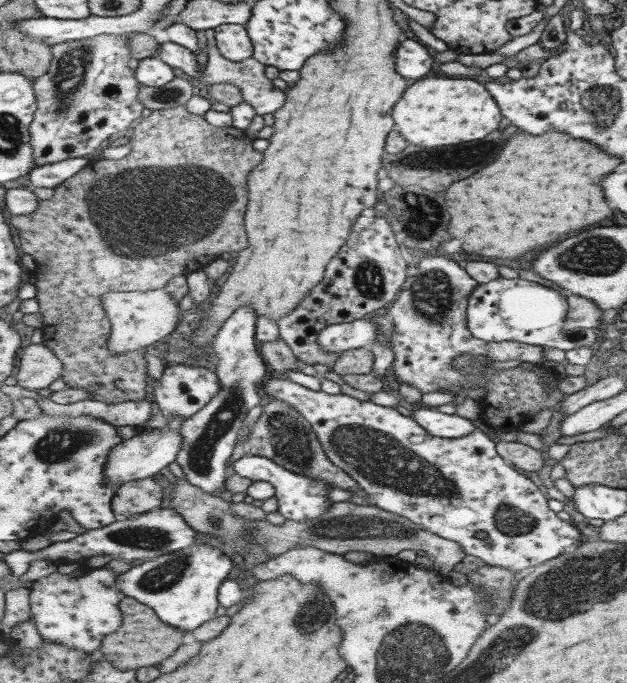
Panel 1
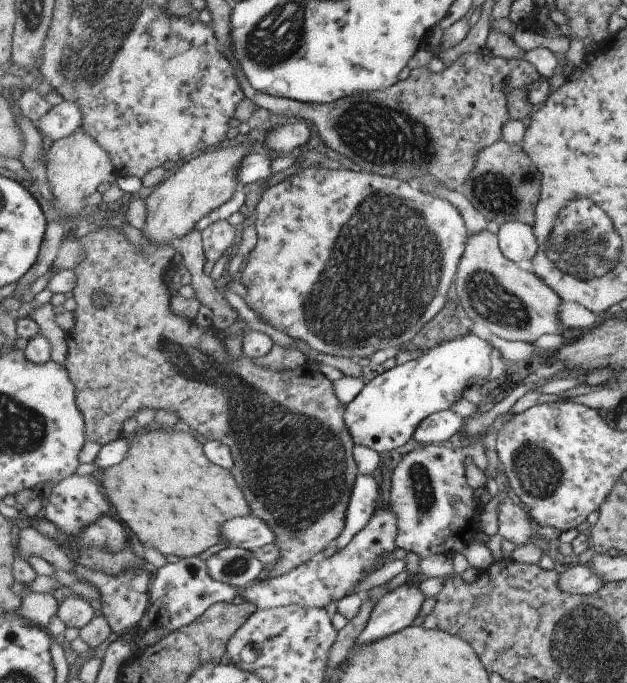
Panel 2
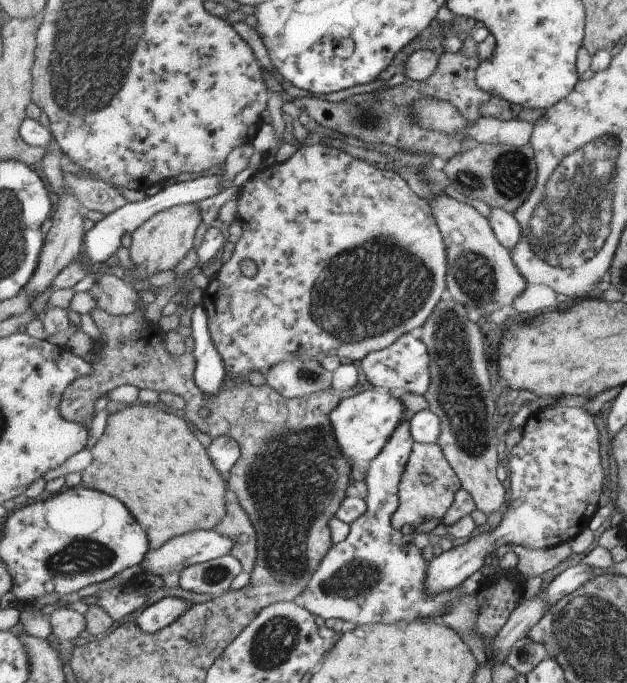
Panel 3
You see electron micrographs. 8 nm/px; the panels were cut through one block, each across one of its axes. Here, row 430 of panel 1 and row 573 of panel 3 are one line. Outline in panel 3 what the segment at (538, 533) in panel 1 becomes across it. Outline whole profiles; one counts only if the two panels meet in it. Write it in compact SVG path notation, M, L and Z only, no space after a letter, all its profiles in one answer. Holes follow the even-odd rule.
M409 411L406 419L398 424L390 442L386 444L380 455L365 467L364 476L368 486L368 495L366 498L367 510L361 519L357 519L350 524L349 536L338 543L335 543L320 564L318 571L312 576L307 590L301 594L304 600L304 606L309 612L326 618L340 618L351 626L377 624L377 623L398 623L407 621L412 623L420 621L423 618L443 618L450 610L450 605L455 605L458 599L463 599L464 595L477 598L477 593L486 583L486 576L477 571L465 584L452 588L452 591L430 595L426 591L426 580L428 577L428 568L430 562L423 558L423 552L417 548L413 541L410 530L396 529L393 526L392 519L395 511L400 505L398 490L402 482L402 476L406 471L406 464L409 463L411 453L413 452L414 436L411 432L411 421L413 413Z

